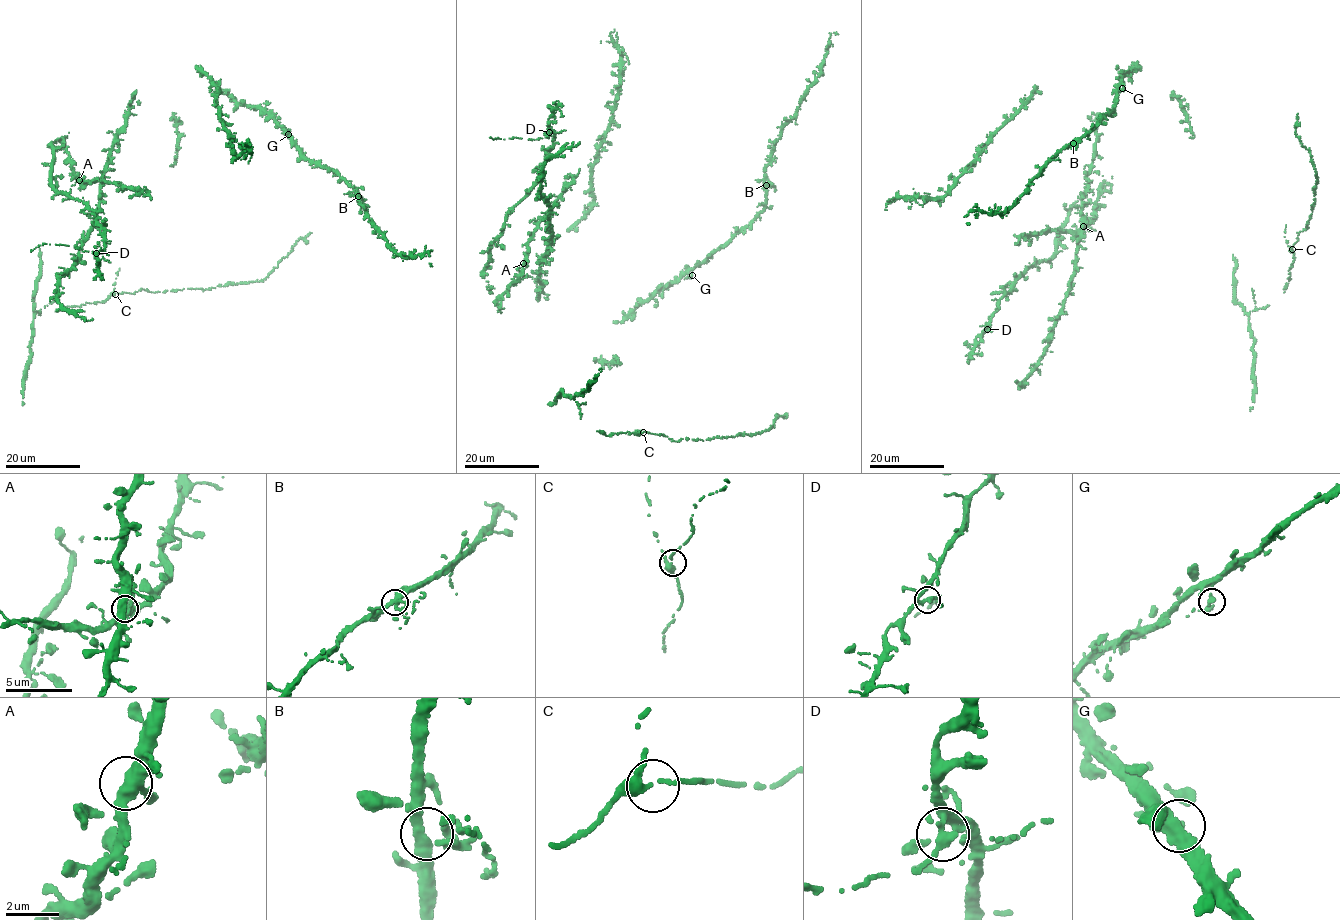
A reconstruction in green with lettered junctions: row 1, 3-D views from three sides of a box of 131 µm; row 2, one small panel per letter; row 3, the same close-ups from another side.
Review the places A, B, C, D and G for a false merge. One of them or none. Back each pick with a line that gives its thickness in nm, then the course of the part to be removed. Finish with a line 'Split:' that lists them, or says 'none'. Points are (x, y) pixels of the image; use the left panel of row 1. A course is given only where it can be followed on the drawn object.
D: calibre 240 nm
Split: D

